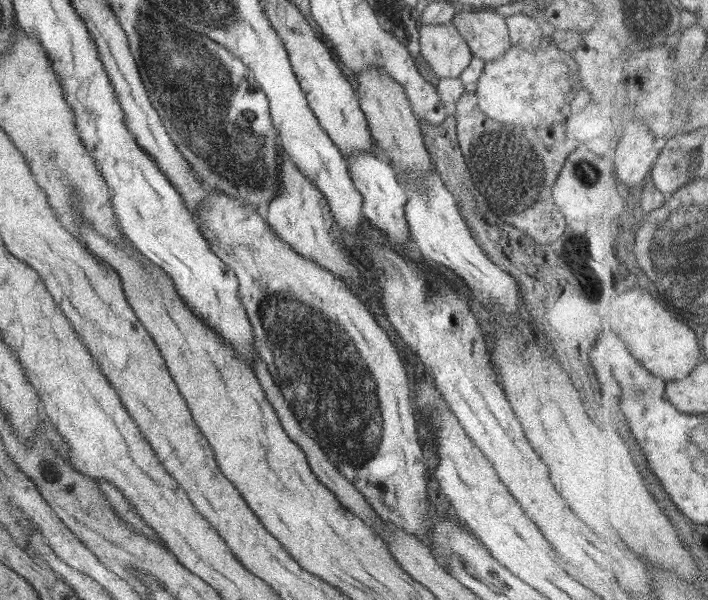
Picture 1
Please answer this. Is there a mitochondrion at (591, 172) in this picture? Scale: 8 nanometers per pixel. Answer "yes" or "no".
yes

